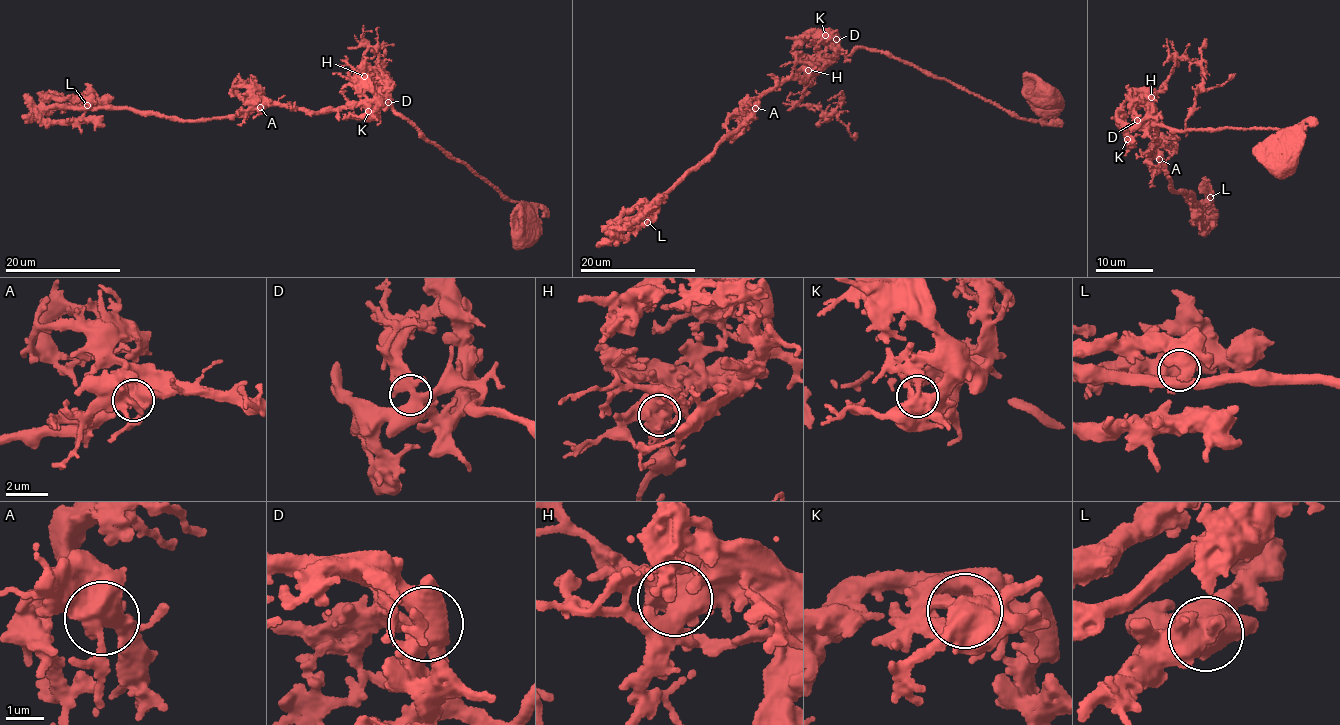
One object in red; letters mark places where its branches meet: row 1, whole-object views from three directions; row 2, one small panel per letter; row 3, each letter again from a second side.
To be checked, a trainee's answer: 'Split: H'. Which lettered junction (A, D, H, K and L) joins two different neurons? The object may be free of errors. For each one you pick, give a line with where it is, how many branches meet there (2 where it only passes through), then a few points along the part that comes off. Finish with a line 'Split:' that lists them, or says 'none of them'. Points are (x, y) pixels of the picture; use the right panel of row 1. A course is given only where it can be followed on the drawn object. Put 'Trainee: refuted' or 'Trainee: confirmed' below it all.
H: at (1151, 97); 4 branches meet; foreign part runs (1151, 96), (1168, 78), (1176, 57), (1184, 57), (1200, 66), (1203, 86), (1187, 119), (1186, 136)
Split: H
Trainee: confirmed

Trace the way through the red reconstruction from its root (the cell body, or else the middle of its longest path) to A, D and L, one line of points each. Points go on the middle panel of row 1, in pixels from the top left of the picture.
A: (1046, 96), (1043, 118), (1012, 116), (863, 47), (835, 54), (808, 75), (788, 76), (755, 108)
D: (1046, 96), (1040, 103), (1043, 118), (1012, 116), (876, 50), (859, 48), (847, 54), (836, 39)
L: (1046, 96), (1043, 118), (1029, 119), (876, 50), (835, 54), (766, 93), (636, 218), (647, 222)

